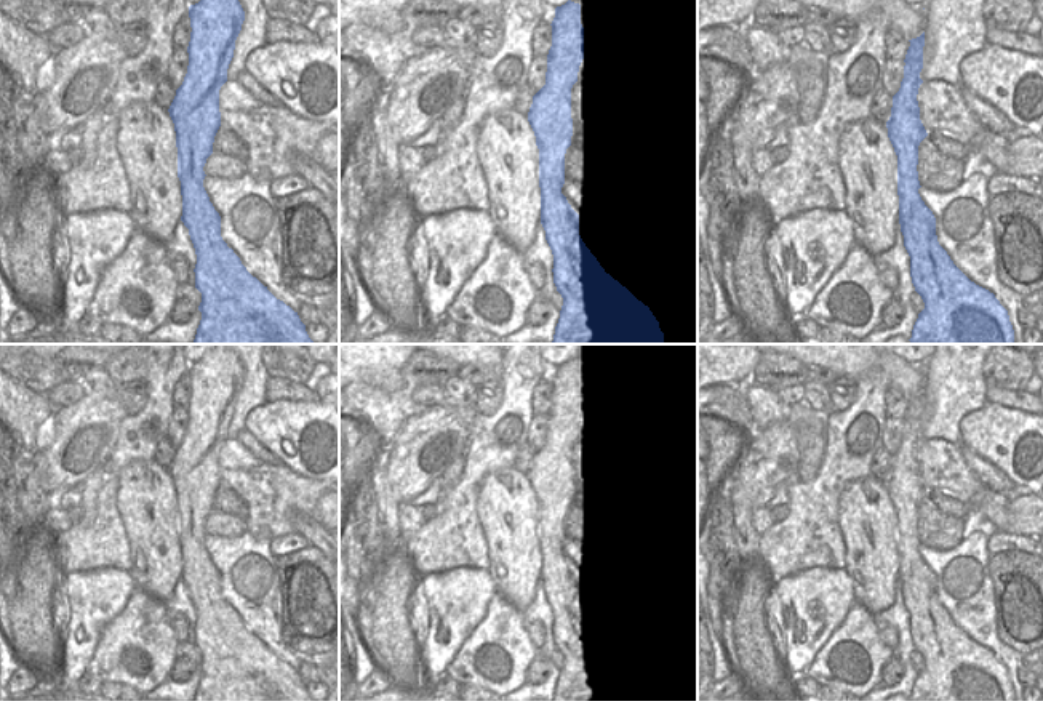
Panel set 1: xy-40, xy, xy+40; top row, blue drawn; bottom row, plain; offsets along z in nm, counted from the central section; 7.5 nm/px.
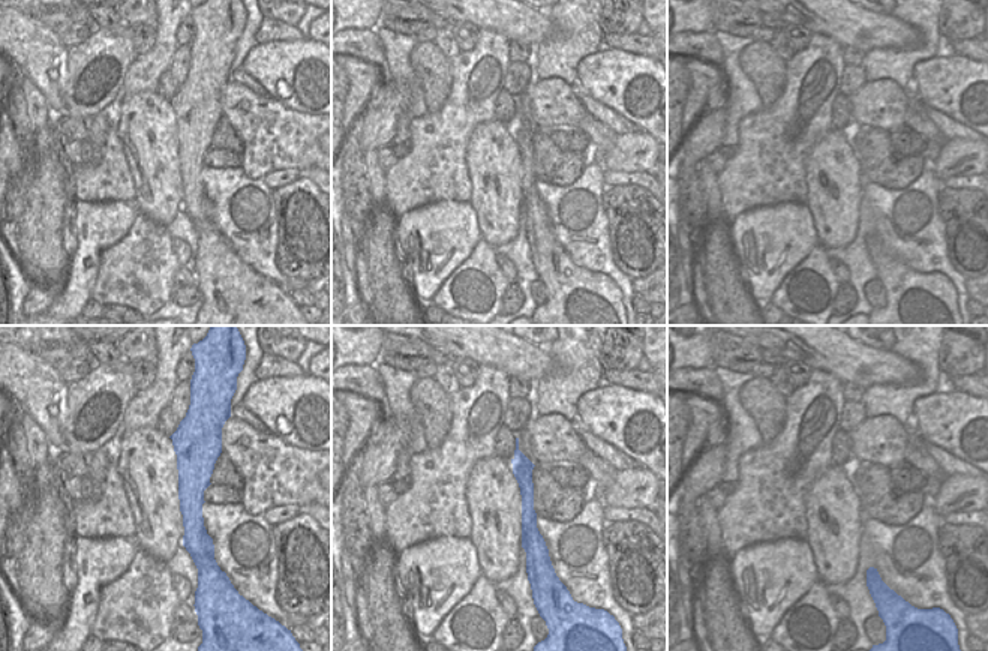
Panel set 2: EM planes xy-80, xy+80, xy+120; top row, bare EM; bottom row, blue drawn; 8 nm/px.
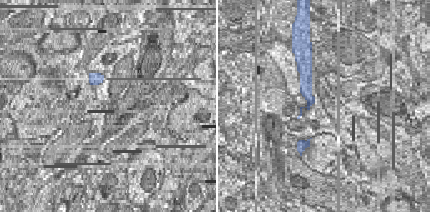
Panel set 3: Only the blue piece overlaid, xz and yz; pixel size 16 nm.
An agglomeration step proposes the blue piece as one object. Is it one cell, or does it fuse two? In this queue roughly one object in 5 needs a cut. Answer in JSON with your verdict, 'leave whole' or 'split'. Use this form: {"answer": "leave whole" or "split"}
{"answer": "leave whole"}

